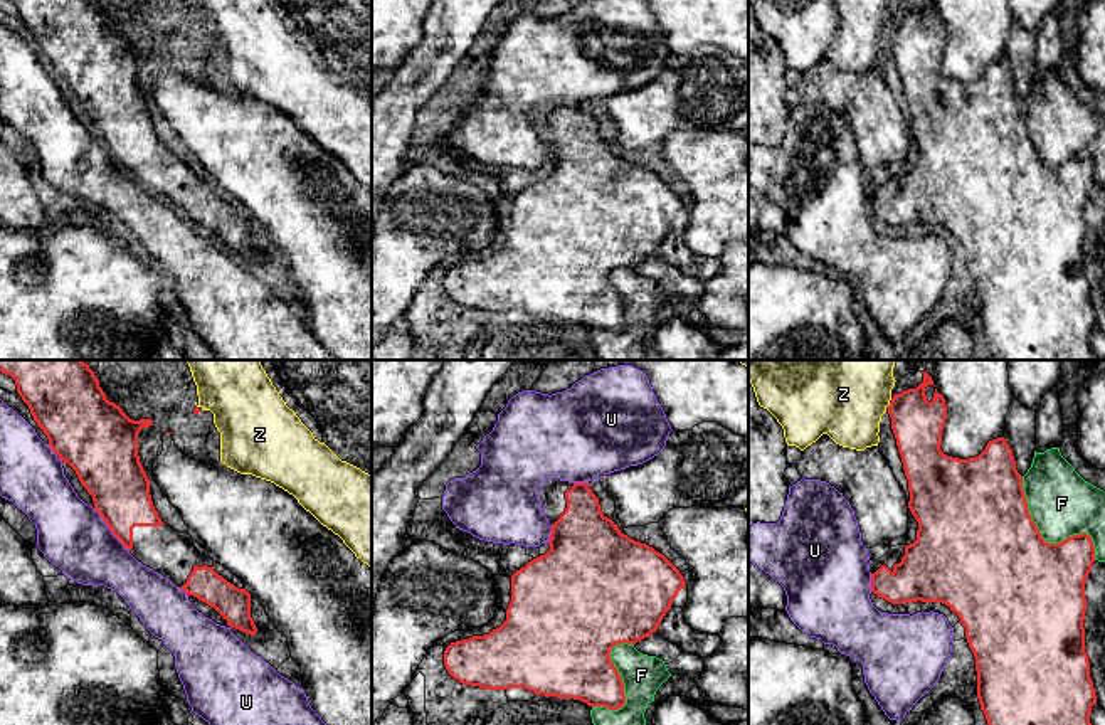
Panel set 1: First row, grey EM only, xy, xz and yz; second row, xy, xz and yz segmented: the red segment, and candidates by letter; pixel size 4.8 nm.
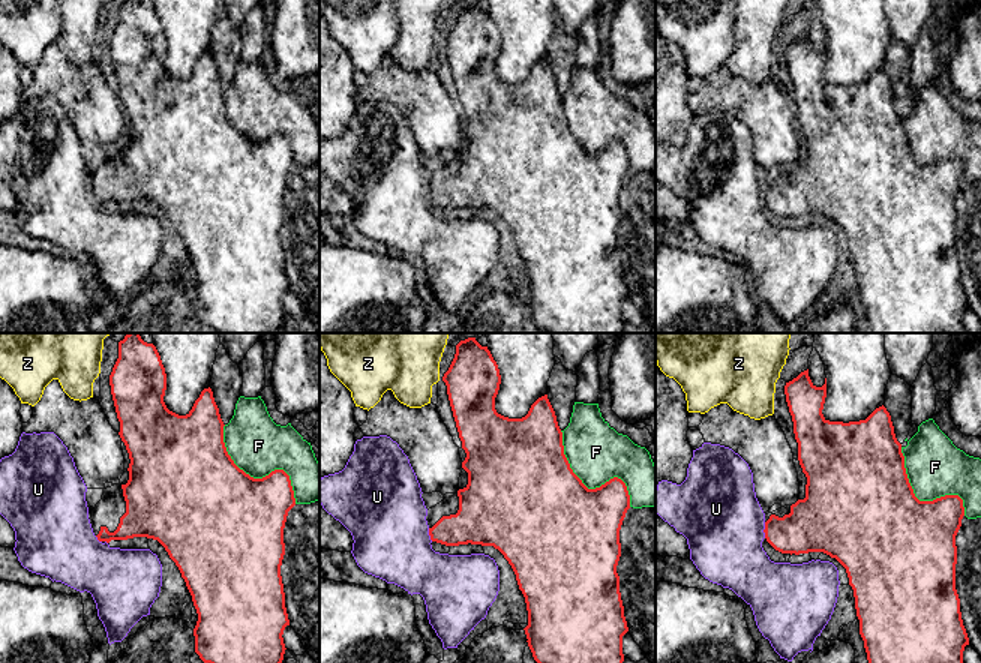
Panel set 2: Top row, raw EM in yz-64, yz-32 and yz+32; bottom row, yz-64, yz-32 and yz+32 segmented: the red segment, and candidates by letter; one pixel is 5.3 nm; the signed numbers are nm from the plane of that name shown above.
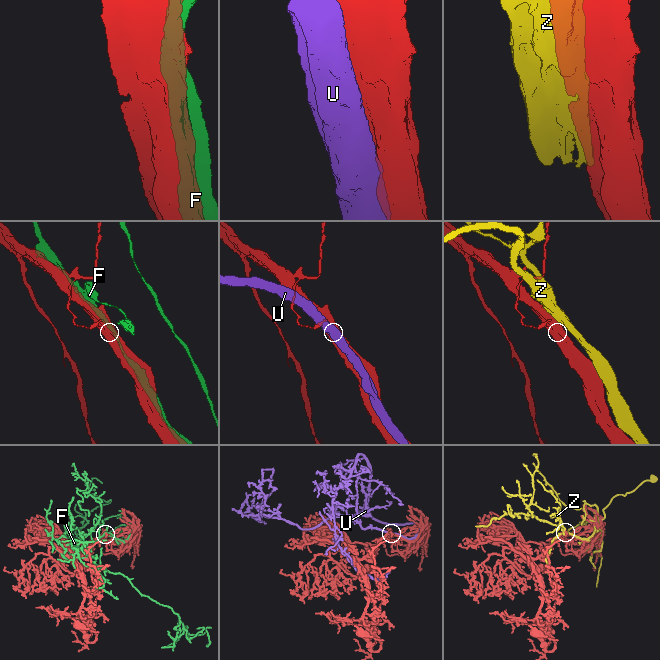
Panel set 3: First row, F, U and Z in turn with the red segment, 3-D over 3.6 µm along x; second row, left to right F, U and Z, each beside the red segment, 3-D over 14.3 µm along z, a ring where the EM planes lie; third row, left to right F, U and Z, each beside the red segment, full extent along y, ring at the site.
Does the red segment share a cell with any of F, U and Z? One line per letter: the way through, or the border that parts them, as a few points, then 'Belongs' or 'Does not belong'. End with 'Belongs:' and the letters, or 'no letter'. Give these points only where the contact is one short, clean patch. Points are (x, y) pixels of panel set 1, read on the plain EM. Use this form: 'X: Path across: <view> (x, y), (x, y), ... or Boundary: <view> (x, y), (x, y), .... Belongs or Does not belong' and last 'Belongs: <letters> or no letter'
F: Does not belong
U: Does not belong
Z: Does not belong
Belongs: no letter

